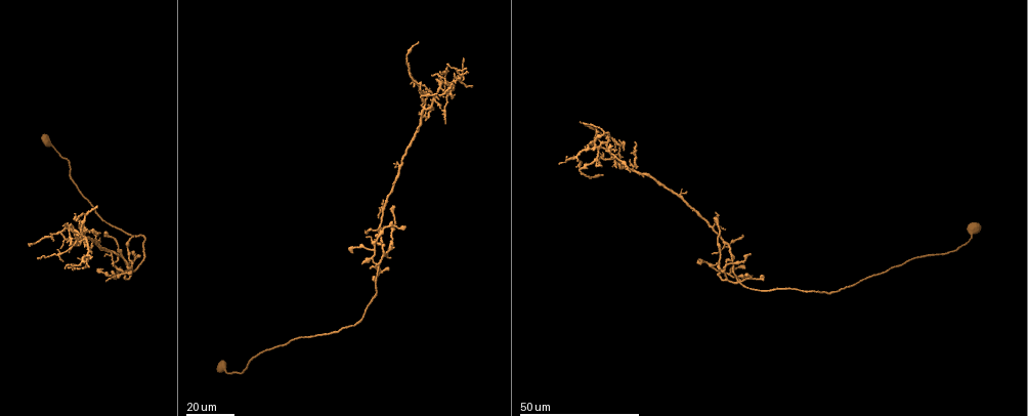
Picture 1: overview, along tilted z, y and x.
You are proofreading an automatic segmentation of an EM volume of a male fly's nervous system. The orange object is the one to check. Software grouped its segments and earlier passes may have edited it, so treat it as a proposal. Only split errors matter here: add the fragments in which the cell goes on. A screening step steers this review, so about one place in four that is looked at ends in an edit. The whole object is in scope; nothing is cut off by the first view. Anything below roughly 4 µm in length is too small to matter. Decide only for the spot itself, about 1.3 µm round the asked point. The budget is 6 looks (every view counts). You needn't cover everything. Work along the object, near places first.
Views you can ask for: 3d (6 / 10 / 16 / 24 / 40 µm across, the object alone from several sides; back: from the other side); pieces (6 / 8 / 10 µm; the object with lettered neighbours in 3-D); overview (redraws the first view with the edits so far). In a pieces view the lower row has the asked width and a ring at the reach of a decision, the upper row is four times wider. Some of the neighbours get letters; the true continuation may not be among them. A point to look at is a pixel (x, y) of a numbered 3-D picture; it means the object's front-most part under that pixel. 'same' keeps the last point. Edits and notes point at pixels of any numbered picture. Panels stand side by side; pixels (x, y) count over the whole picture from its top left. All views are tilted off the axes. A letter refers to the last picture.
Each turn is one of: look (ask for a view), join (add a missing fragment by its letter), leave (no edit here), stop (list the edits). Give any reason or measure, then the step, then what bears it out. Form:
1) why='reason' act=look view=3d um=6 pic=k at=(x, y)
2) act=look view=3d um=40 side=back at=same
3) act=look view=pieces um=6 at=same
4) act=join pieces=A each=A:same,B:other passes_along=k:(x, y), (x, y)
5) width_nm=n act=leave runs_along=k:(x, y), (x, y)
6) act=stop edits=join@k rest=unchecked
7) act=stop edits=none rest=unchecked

why='an open end' act=look view=3d um=24 pic=1 at=(369, 268)

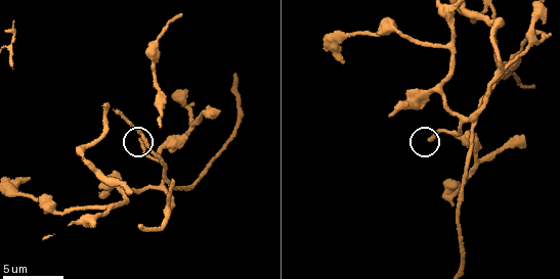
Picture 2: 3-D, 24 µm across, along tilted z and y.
act=look view=pieces um=10 pic=2 at=(431, 138)

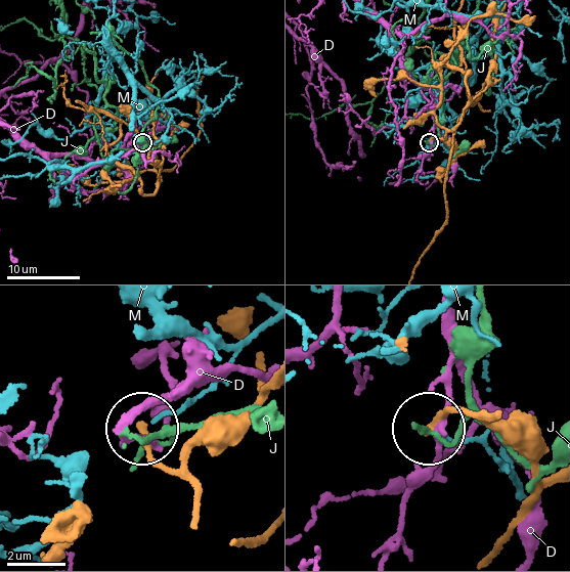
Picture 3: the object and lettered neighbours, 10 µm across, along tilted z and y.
width_nm=200 act=leave each=D:other,J:other,M:other runs_along=3:(487, 414), (450, 410), (431, 429) found='none of them fits'

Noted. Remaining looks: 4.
why='an open end' act=look view=pieces um=10 pic=2 at=(531, 86)

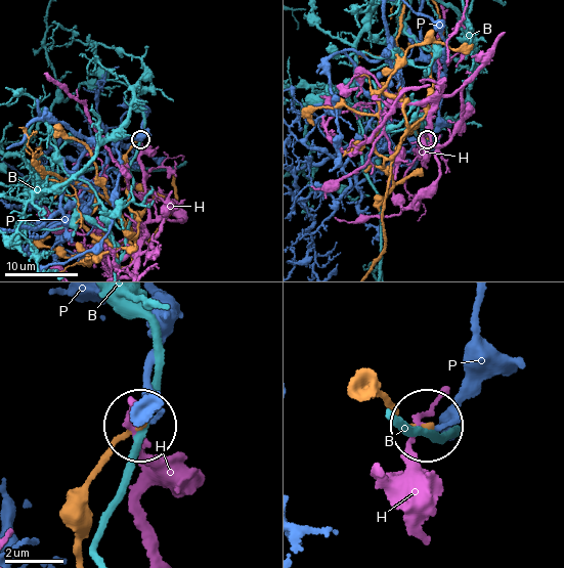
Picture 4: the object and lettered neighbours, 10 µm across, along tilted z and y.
width_nm=150 act=leave each=B:other,H:other,P:other runs_along=4:(78, 545), (93, 475), (137, 429) found='none of them fits'

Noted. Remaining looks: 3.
act=look view=3d um=24 pic=1 at=(584, 122)

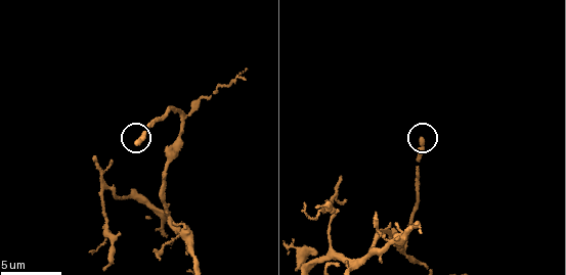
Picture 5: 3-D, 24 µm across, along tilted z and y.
act=look view=pieces um=10 pic=5 at=(134, 145)

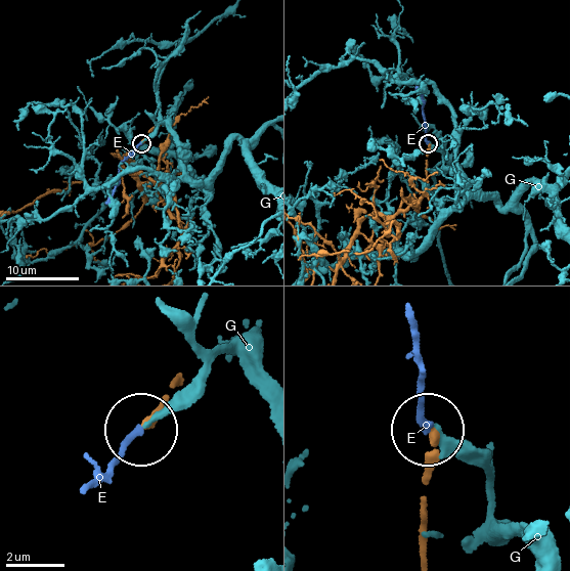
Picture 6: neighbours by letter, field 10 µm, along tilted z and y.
act=join pieces=E each=E:same,G:other passes_along=6:(424, 512), (431, 427), (421, 410), (415, 331) found='it goes on there'

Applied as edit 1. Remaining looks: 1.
act=stop edits=join@6 rest=unchecked

